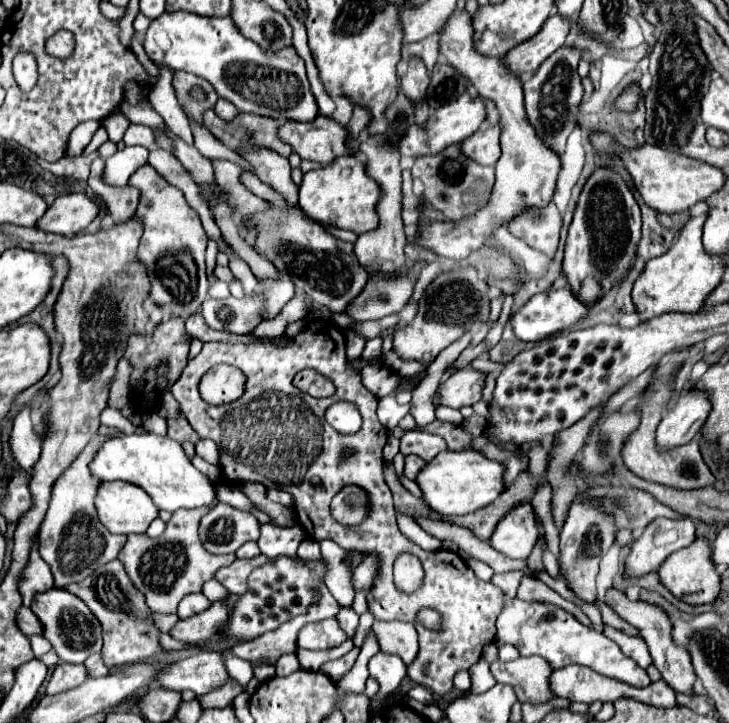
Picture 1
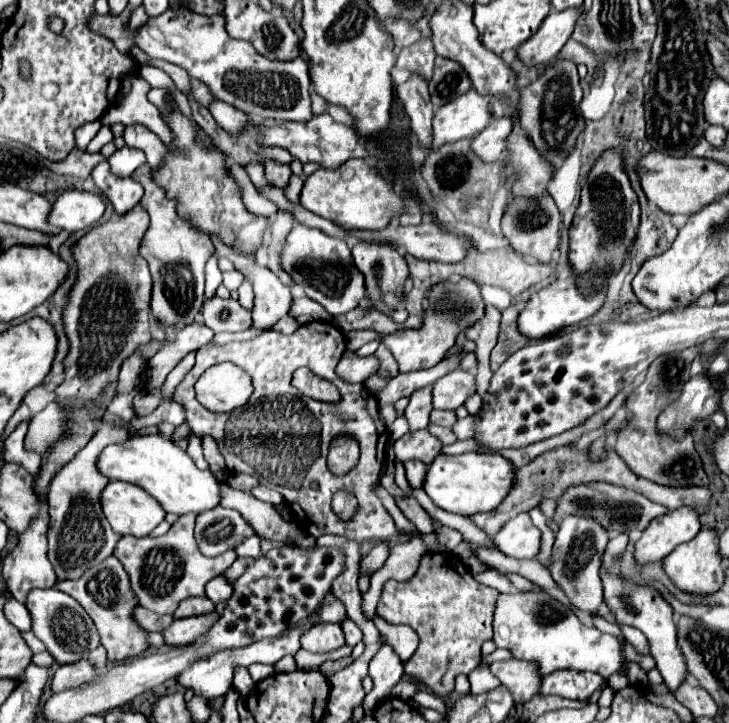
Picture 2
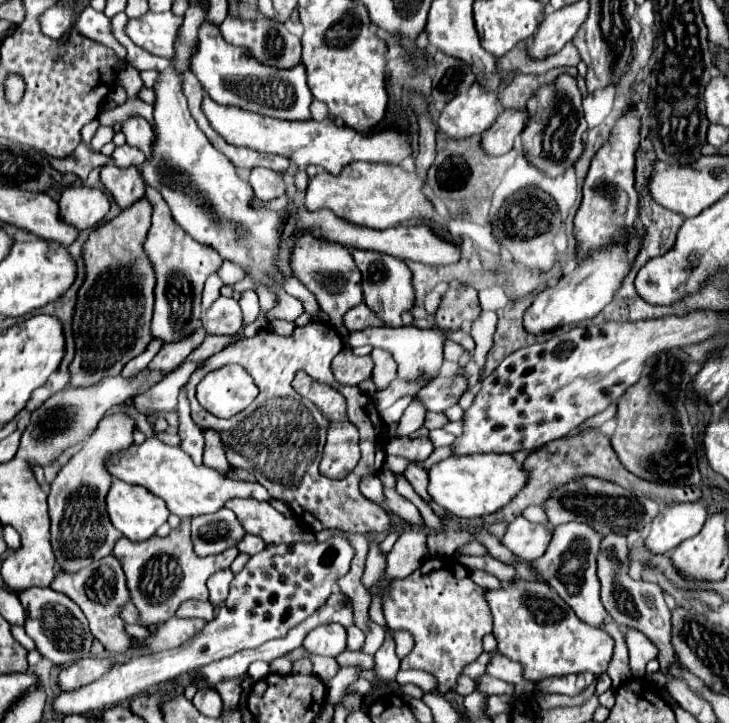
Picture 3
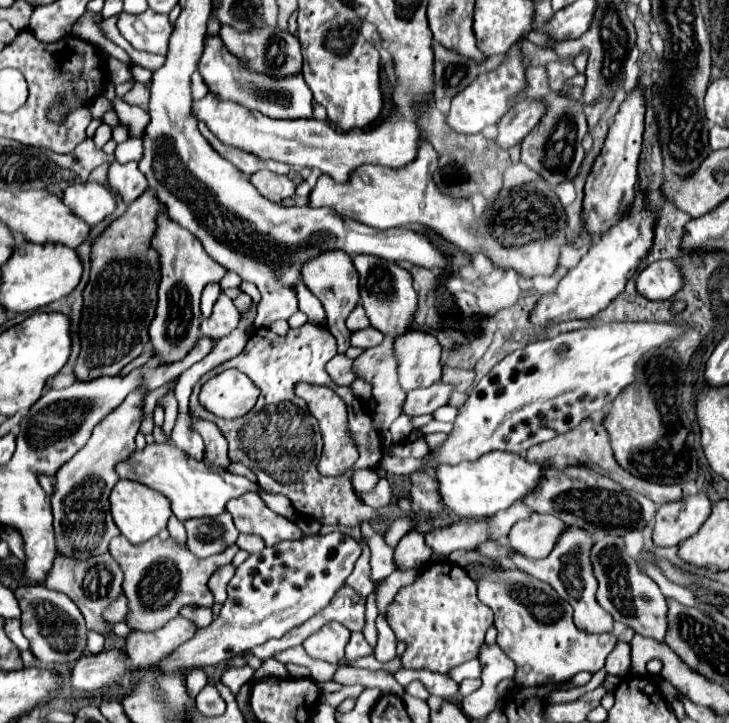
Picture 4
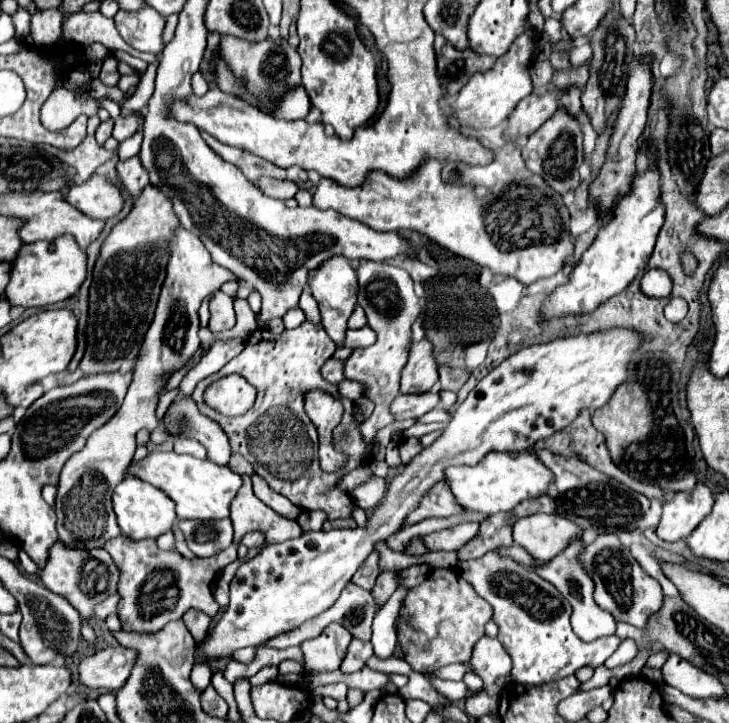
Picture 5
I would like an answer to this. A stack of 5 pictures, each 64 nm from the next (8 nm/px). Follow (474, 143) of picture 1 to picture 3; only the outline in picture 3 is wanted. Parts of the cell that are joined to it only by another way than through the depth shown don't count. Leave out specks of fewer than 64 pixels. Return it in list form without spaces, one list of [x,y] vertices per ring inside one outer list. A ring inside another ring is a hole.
[[[504,110],[498,120],[482,134],[482,150],[490,156],[506,154],[514,148],[516,136],[526,126],[526,110]]]

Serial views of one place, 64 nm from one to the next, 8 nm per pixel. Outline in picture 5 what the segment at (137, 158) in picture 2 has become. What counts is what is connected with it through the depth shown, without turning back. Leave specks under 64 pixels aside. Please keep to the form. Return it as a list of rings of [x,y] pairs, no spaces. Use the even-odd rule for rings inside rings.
[[[138,130],[136,136],[130,136],[128,140],[120,142],[120,146],[118,146],[118,158],[120,158],[120,160],[128,160],[128,158],[132,158],[132,156],[138,156],[140,144],[142,144],[142,132]]]

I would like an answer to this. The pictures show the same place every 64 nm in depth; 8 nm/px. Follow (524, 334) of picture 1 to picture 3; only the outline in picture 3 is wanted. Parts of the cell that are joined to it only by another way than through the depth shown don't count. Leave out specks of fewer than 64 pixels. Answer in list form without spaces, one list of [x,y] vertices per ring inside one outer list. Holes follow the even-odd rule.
[[[620,242],[618,246],[598,250],[588,260],[582,260],[572,274],[560,278],[556,286],[544,288],[534,296],[532,306],[524,314],[526,332],[538,336],[568,324],[580,324],[582,320],[594,318],[612,300],[614,292],[620,288],[628,272],[630,272],[630,264],[626,258],[626,244]]]

